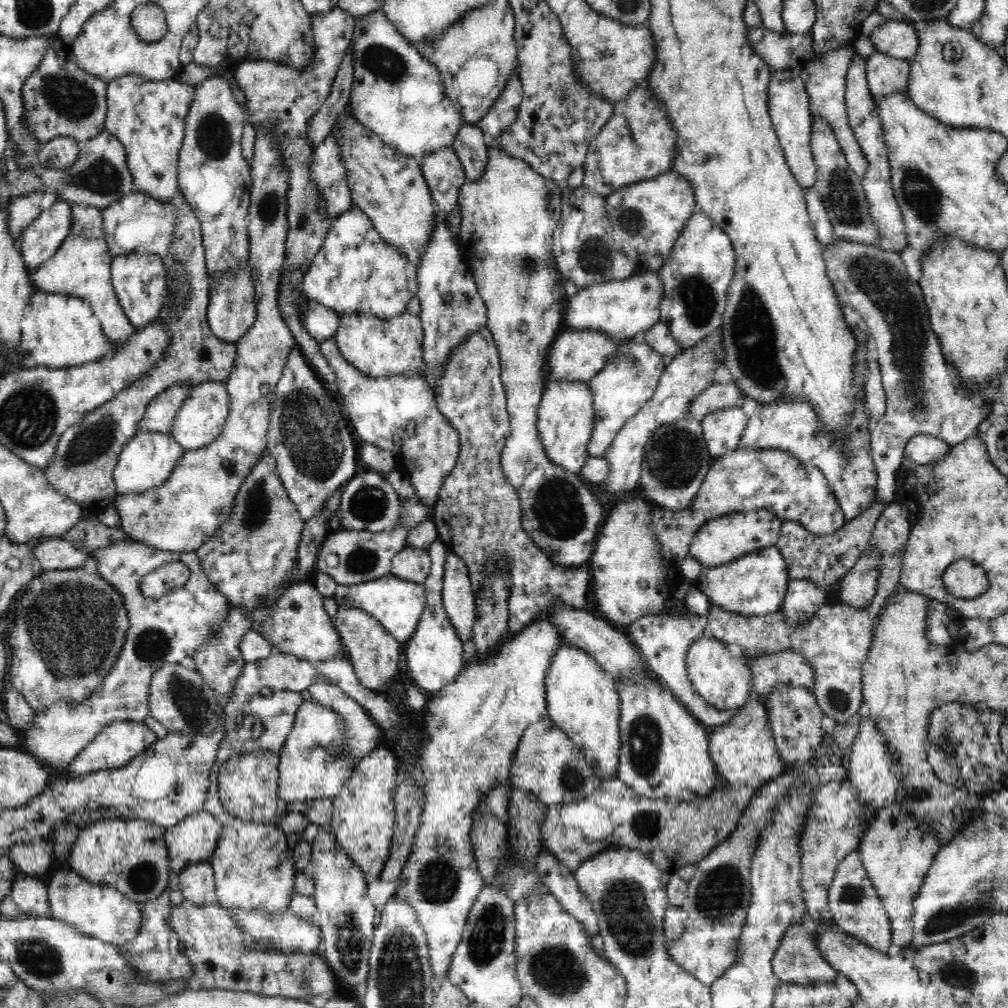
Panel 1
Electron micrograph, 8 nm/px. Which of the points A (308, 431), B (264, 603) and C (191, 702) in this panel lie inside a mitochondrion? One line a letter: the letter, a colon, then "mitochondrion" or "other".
A: mitochondrion
B: other
C: mitochondrion

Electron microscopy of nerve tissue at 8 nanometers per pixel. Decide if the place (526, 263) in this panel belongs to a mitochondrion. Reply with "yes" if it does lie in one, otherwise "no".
yes

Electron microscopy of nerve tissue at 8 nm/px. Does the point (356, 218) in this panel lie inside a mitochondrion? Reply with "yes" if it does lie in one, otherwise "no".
no

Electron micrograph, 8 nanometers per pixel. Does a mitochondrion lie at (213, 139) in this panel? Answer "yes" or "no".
yes

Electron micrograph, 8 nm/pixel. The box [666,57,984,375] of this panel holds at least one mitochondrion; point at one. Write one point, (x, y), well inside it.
(846, 204)

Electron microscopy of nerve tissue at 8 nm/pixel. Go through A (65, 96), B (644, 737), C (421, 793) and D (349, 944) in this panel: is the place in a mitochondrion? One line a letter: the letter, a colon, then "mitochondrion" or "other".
A: mitochondrion
B: mitochondrion
C: other
D: mitochondrion

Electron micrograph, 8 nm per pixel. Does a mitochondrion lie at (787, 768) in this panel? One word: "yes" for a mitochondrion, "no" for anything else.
no

